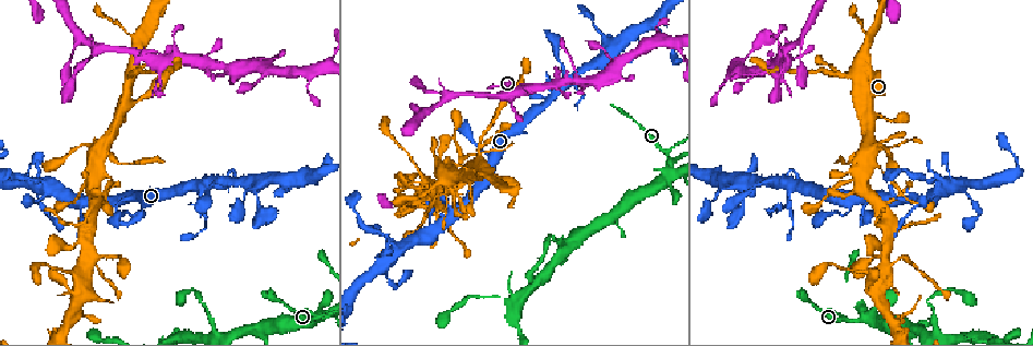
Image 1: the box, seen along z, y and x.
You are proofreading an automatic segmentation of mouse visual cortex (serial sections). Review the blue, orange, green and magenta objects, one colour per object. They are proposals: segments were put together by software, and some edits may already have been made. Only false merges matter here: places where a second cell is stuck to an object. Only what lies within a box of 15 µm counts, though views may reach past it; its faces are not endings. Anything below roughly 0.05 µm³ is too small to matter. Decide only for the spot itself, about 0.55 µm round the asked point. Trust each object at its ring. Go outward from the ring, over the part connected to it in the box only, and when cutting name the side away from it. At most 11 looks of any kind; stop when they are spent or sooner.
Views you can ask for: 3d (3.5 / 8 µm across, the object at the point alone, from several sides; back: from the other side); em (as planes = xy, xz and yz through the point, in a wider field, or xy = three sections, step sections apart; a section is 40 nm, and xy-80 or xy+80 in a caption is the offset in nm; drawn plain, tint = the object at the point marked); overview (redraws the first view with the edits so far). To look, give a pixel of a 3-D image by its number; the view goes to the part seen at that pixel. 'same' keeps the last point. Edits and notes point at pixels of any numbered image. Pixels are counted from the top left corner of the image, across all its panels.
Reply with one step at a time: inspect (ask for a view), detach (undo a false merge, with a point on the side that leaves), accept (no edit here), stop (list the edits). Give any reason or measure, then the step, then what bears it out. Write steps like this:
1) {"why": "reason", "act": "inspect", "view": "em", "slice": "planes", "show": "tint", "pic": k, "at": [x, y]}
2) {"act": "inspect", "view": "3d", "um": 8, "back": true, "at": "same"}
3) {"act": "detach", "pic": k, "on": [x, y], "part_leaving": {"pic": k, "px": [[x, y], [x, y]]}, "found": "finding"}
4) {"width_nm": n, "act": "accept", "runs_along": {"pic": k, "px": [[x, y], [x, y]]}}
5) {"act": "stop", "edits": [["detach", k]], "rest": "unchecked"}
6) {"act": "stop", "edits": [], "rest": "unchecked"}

{"why": "a narrow waist", "act": "inspect", "view": "3d", "um": 3.5, "back": true, "pic": 1, "at": [839, 70]}

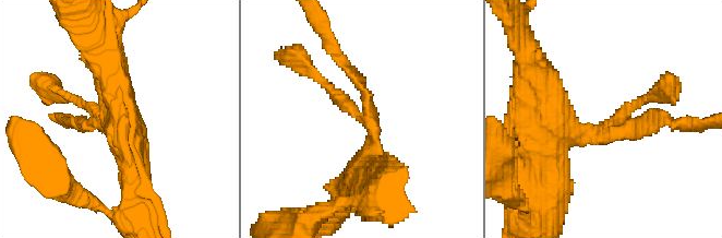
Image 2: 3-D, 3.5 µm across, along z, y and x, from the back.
{"act": "inspect", "view": "em", "slice": "xy", "step": 2, "show": "tint", "pic": 2, "at": [612, 122]}

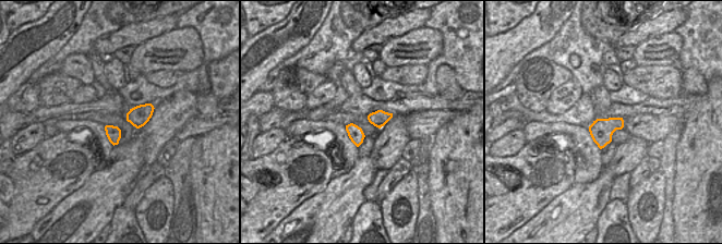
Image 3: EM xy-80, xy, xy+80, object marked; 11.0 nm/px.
{"width_nm": 180, "act": "accept", "runs_along": {"pic": 2, "px": [[378, 170], [372, 122], [308, 67]]}, "found": "all the same cell"}

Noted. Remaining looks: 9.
{"why": "four or more arms meet", "act": "inspect", "view": "em", "slice": "xy", "step": 2, "show": "tint", "pic": 1, "at": [952, 179]}

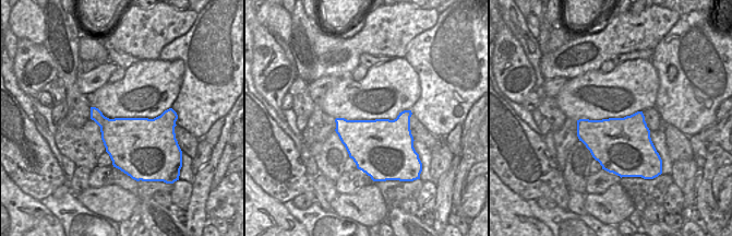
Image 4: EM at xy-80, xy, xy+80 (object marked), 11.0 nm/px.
{"act": "inspect", "view": "3d", "um": 3.5, "back": true, "at": "same"}

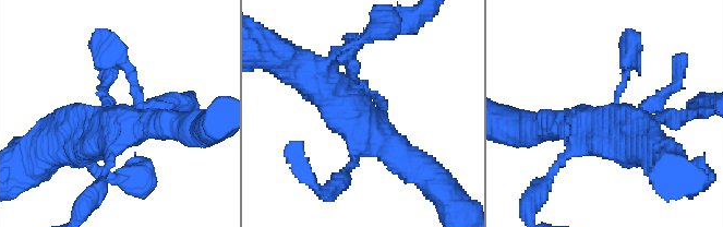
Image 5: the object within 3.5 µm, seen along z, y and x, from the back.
{"act": "accept", "runs_along": {"pic": 5, "px": [[313, 78], [363, 129], [423, 174]]}, "found": "continuous, no second cell"}

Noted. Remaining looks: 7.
{"why": "narrows sharply", "act": "inspect", "view": "3d", "um": 3.5, "pic": 1, "at": [435, 195]}

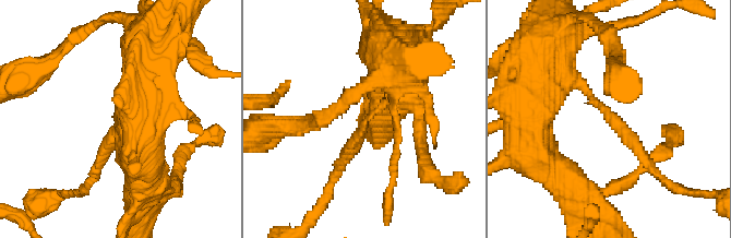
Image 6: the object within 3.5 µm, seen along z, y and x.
{"arm_widths_nm": [200, 200], "why": "need the tissue", "act": "inspect", "view": "em", "slice": "xy", "step": 3, "show": "tint", "pic": 6, "at": [368, 121]}

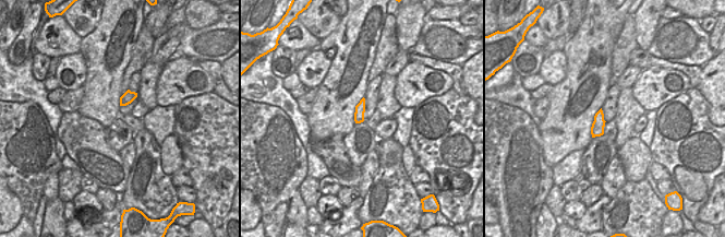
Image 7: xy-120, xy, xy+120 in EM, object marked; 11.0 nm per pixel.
{"act": "accept", "runs_along": {"pic": 6, "px": [[560, 71], [583, 84], [652, 168]]}, "found": "one cell here"}

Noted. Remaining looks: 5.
{"why": "a narrow waist", "act": "inspect", "view": "3d", "um": 3.5, "pic": 1, "at": [427, 206]}

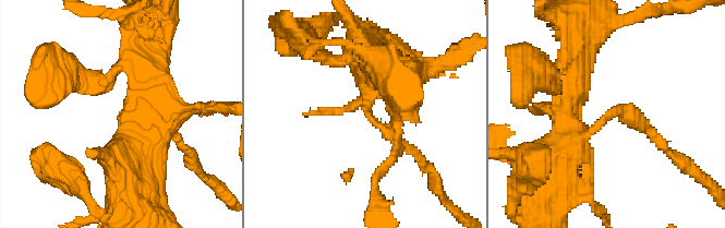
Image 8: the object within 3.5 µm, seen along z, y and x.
{"arm_widths_nm": [150, 400], "act": "inspect", "view": "em", "slice": "xy", "step": 5, "show": "tint", "pic": 8, "at": [612, 112]}

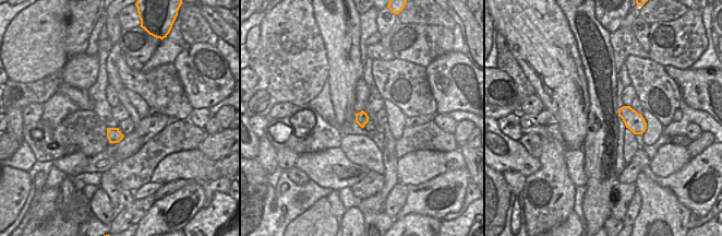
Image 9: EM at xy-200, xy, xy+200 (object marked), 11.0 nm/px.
{"width_nm": 140, "act": "accept", "runs_along": {"pic": 8, "px": [[395, 72], [367, 88], [367, 117], [421, 158]]}, "found": "all the same cell"}

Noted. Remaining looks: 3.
{"act": "stop", "edits": [], "rest": "unchecked"}

